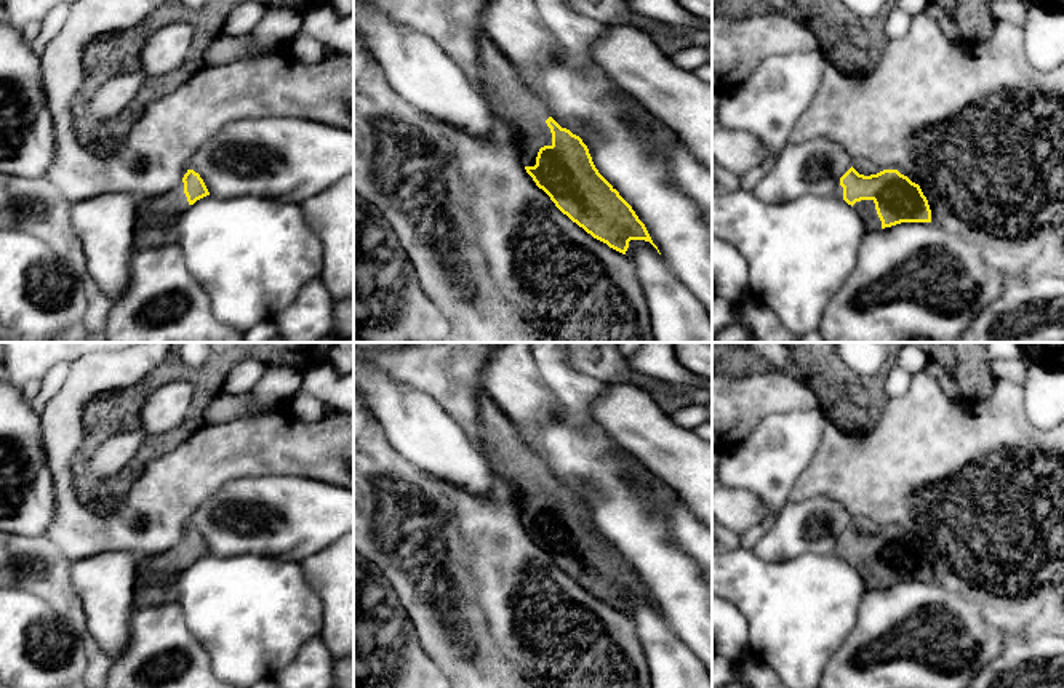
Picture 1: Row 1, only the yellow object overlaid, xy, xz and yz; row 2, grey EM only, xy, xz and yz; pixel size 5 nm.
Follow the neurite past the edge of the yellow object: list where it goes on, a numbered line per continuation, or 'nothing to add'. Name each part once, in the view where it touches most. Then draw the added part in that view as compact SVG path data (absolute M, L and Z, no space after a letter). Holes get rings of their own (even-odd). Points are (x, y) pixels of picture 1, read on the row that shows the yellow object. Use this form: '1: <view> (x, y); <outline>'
1: xz (511, 101); M488 35L478 37L478 53L470 70L493 115L514 128L523 165L534 166L539 149L552 146L546 123L549 107L525 85L515 66Z

